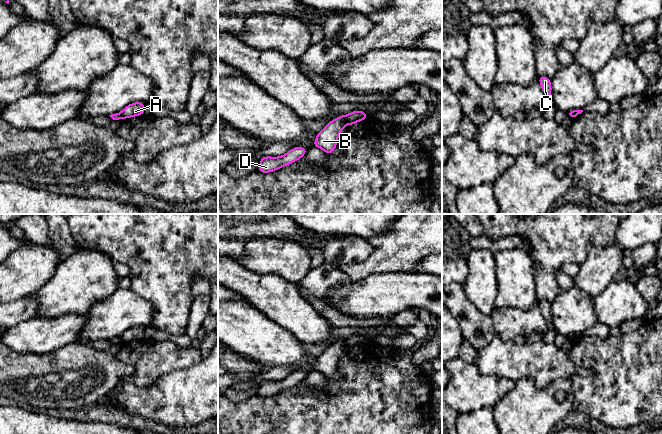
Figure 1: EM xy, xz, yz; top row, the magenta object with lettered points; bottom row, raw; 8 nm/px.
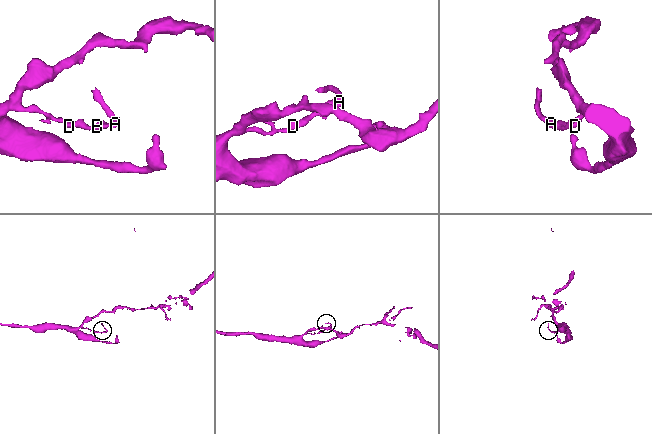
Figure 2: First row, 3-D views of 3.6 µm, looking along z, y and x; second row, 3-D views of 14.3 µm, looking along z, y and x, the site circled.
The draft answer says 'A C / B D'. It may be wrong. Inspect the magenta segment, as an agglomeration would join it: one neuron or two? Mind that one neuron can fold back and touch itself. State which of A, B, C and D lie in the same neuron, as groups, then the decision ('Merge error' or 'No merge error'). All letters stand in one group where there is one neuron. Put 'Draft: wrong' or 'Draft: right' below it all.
Groups: A C / B D. Merge error
Draft: right

